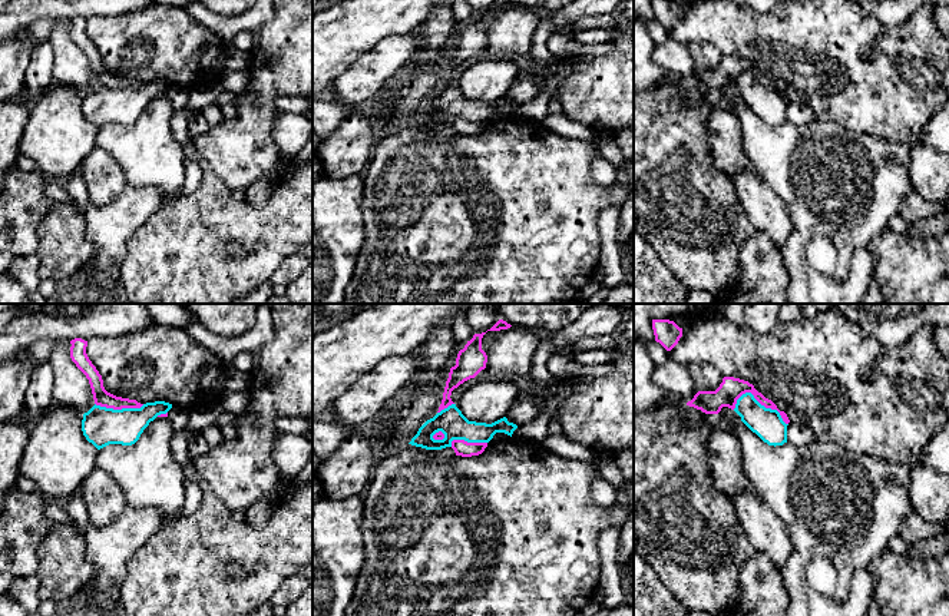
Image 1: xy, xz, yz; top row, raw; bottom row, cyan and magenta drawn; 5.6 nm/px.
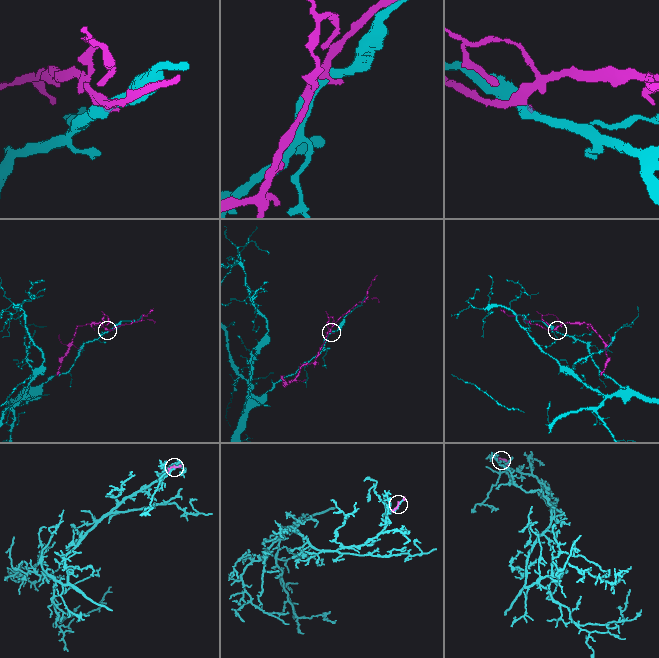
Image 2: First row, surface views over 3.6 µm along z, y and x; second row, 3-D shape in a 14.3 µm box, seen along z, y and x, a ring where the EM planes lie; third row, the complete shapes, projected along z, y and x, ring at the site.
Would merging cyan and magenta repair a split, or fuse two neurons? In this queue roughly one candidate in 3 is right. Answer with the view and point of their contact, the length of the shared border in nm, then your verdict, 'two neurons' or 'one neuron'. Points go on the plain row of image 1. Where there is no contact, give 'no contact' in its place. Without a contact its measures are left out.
contact yz (763, 85); length 320 nm; two neurons

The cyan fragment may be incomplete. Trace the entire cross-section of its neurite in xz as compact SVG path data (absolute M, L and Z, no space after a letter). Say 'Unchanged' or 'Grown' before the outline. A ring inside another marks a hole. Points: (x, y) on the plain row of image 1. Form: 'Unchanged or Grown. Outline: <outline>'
Unchanged. Outline: M452 83L427 99L409 123L426 129L442 129L452 126L453 119L489 122L496 112L512 116L516 107L518 105L509 102L506 96L492 103L469 100L456 83Z

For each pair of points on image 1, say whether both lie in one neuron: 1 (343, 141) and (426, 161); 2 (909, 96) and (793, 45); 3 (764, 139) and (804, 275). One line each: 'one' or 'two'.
1: two
2: one
3: one

